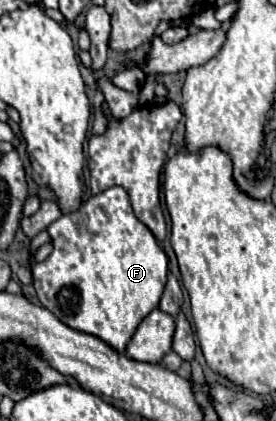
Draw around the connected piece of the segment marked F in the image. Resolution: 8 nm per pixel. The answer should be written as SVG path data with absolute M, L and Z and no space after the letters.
M111 186L97 196L91 196L77 212L61 216L47 228L53 252L45 262L33 268L33 286L41 306L51 310L63 324L93 334L123 352L139 322L159 306L169 270L169 258L159 246L153 232L133 214L129 194L121 186Z

